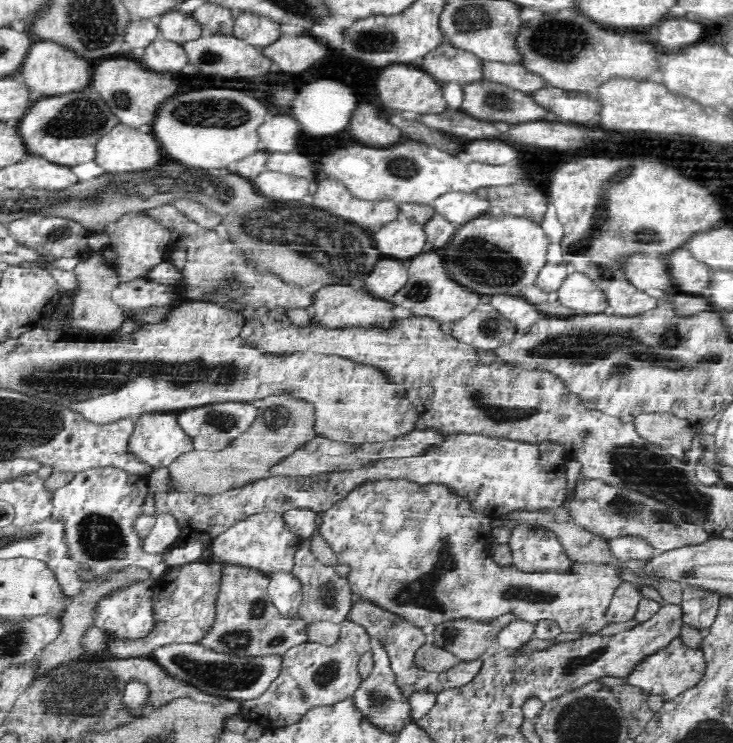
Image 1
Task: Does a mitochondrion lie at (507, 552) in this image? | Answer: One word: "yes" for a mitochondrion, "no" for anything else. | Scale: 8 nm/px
no

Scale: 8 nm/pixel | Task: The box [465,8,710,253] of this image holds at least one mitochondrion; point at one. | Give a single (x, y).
(564, 42)

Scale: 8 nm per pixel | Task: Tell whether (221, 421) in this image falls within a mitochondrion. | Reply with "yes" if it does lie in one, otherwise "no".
yes

